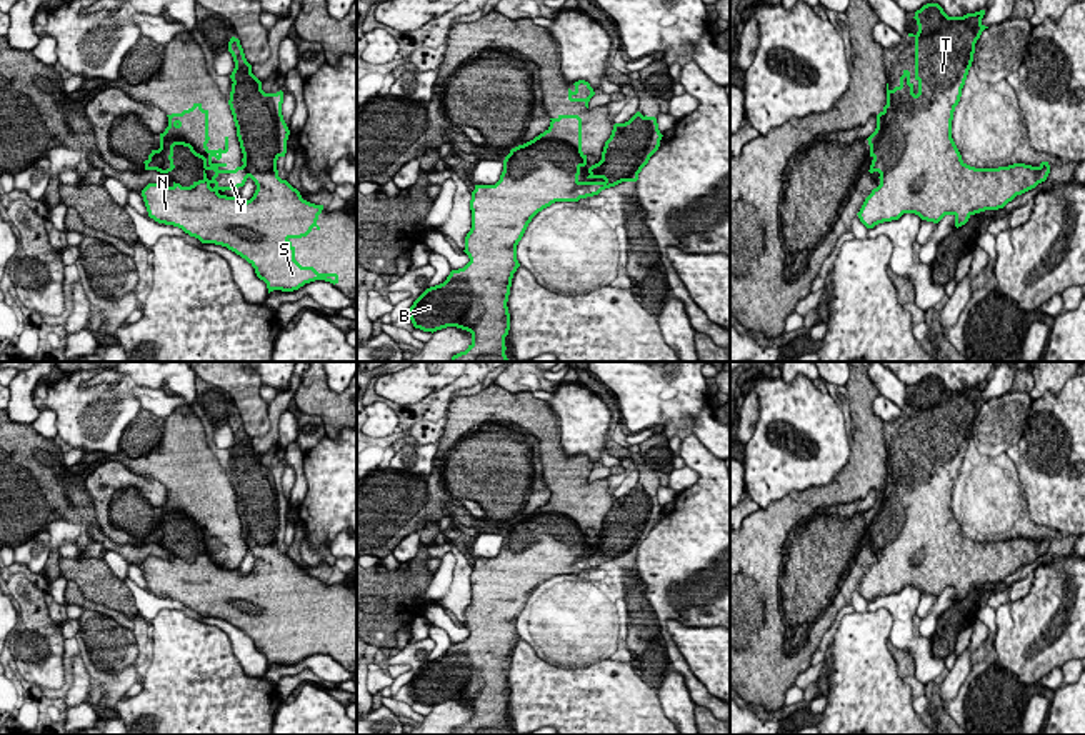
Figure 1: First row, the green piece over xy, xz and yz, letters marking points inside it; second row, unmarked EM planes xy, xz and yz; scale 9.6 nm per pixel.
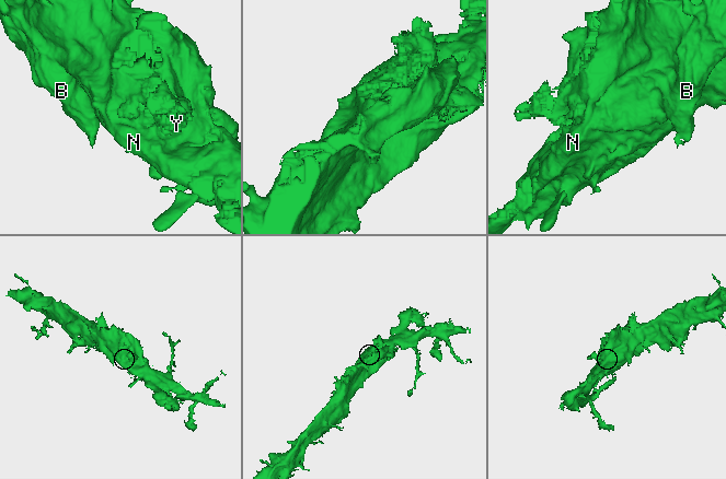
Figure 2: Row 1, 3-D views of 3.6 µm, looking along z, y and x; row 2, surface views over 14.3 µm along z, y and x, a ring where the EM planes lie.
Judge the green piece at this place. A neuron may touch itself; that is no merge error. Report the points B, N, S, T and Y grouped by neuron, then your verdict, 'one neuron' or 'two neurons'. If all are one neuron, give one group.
B N S T / Y | two neurons

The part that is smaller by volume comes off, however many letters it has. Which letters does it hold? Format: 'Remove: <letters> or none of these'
Remove: Y

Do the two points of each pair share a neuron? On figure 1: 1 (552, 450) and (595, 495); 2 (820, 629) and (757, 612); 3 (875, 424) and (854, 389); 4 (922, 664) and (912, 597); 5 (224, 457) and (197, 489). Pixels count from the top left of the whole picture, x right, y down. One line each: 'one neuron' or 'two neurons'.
1: one neuron
2: one neuron
3: one neuron
4: one neuron
5: two neurons

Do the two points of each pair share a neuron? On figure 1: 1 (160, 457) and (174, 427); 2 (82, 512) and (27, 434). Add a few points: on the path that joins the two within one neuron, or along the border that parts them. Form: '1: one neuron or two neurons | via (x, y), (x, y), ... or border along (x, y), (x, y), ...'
1: one neuron | via (167, 450), (174, 444), (174, 434)
2: one neuron | via (65, 492), (35, 462), (32, 454)

